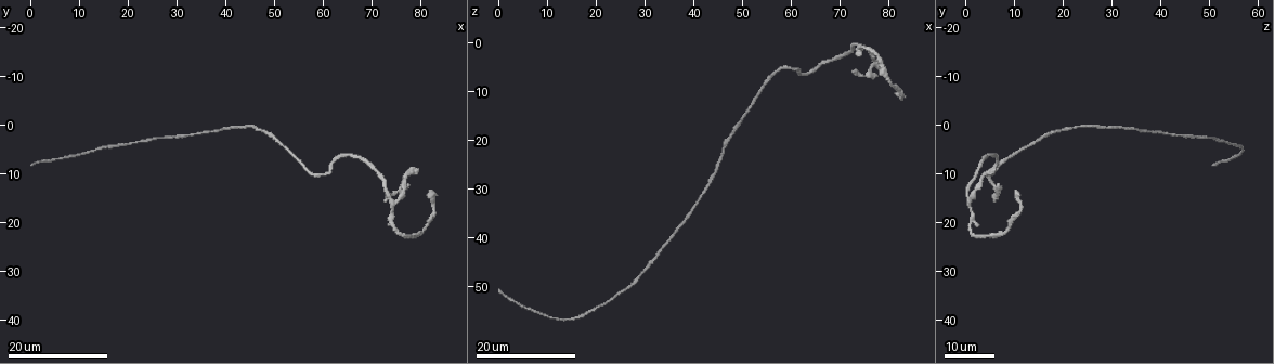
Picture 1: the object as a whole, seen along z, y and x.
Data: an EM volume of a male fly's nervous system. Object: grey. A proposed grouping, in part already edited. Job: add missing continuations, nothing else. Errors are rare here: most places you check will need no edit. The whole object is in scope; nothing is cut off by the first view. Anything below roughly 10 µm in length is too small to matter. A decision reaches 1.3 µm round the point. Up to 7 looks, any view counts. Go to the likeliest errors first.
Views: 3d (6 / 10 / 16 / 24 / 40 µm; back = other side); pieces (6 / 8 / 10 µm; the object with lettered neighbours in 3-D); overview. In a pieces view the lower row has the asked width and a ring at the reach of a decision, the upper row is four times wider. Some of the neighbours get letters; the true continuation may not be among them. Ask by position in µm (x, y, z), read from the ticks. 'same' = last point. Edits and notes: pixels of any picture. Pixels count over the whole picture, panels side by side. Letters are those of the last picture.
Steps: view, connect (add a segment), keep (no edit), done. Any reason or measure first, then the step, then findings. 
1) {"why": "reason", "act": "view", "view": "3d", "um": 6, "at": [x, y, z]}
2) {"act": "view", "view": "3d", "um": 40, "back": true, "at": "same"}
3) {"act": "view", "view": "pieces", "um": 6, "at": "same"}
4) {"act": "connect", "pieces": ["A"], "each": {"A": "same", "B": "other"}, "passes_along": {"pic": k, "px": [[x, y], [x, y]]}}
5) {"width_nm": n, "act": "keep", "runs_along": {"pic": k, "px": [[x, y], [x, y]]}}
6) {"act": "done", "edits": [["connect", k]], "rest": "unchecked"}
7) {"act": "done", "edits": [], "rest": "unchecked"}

{"why": "branch stops here", "act": "view", "view": "3d", "um": 24, "at": [72.5, 15.0, 6.0]}

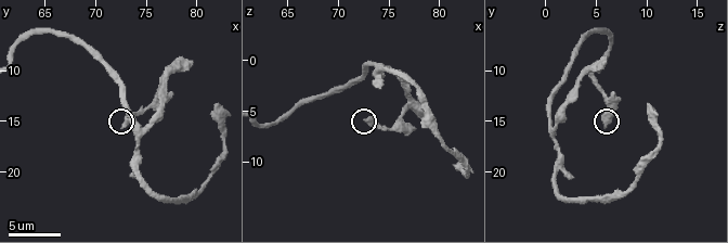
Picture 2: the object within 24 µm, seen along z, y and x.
{"act": "view", "view": "pieces", "um": 10, "at": [72.8, 15.6, 6.0]}

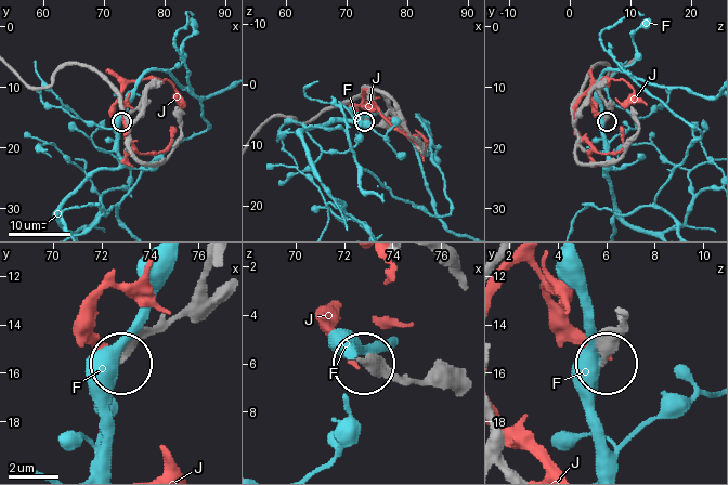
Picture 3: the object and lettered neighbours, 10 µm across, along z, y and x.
{"act": "keep", "each": {"F": "other", "J": "other"}, "runs_along": {"pic": 3, "px": [[623, 312], [625, 330], [607, 362]]}, "found": "none of them fits"}

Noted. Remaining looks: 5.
{"why": "an open end", "act": "view", "view": "pieces", "um": 10, "at": [82.2, 13.6, 10.2]}

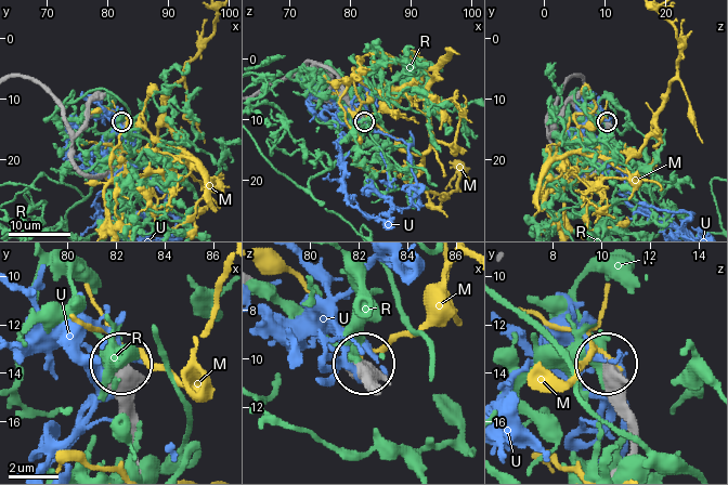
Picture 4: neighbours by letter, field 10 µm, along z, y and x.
{"act": "keep", "each": {"M": "other", "R": "other", "U": "other"}, "found": "no lettered segment goes on from it"}

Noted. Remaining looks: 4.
{"why": "end of a long branch", "act": "view", "view": "3d", "um": 16, "at": [0.5, 8.5, 50.5]}

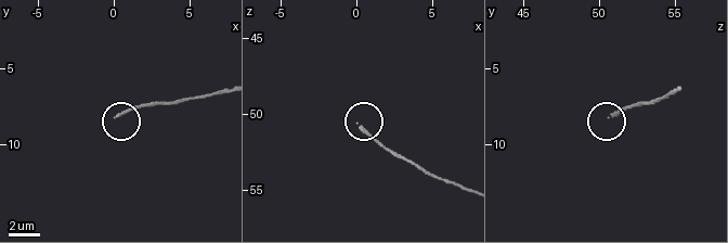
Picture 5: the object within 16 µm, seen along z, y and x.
{"act": "view", "view": "pieces", "um": 8, "at": [0.4, 8.0, 50.6]}

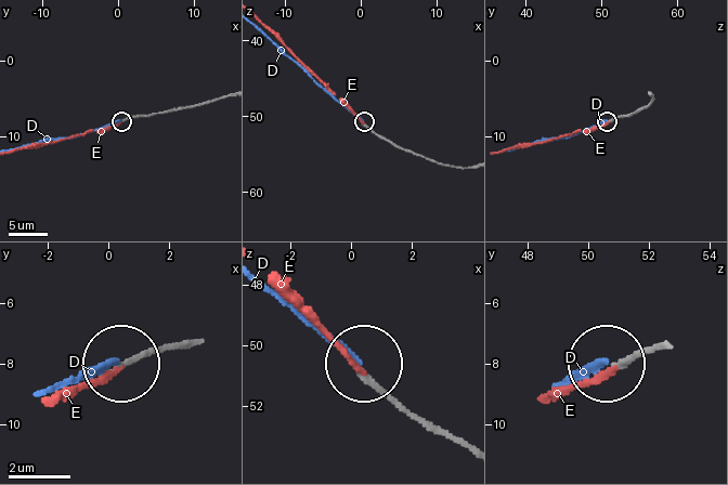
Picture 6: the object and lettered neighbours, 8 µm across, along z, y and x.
{"act": "keep", "each": {"D": "other", "E": "other"}, "runs_along": {"pic": 6, "px": [[667, 345], [615, 362]]}, "found": "no lettered segment goes on from it"}

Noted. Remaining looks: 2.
{"why": "free end", "act": "view", "view": "3d", "um": 10, "at": [79.2, 9.2, 5.8]}

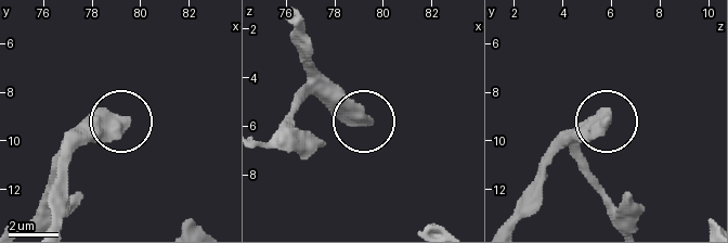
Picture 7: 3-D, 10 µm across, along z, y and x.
{"act": "view", "view": "pieces", "um": 8, "at": [79.3, 9.2, 5.8]}

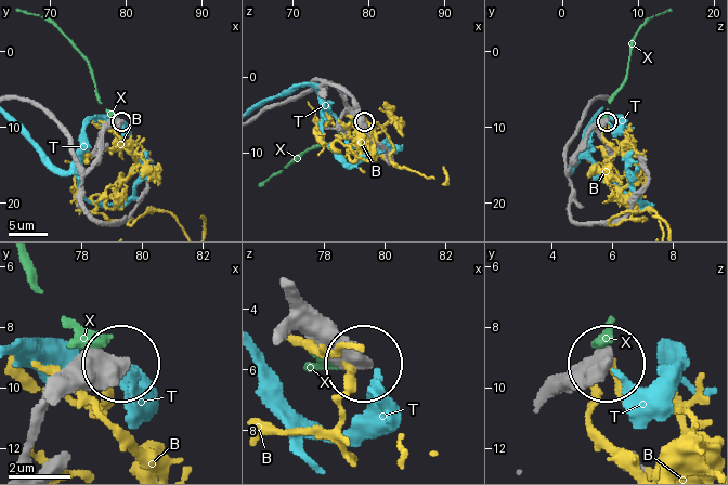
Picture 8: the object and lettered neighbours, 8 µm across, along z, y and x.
{"act": "keep", "each": {"B": "other", "T": "other", "X": "other"}, "found": "none of them fits"}

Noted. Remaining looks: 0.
{"act": "done", "edits": [], "rest": "unchecked"}

